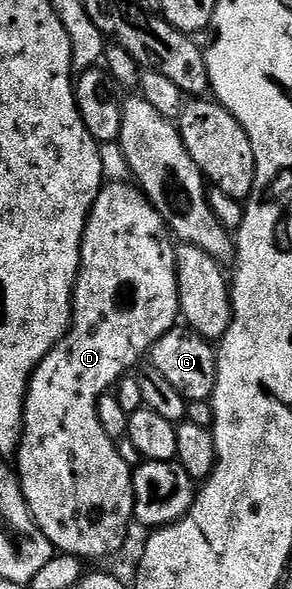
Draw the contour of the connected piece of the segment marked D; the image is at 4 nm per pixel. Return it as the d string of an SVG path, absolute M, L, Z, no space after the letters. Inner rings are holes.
M126 181L103 184L86 220L70 330L48 355L44 355L30 376L22 412L22 441L16 454L18 484L22 486L26 506L40 531L44 531L59 554L76 556L87 562L120 552L126 545L126 532L134 521L132 468L124 463L117 444L108 431L104 431L98 401L107 396L149 354L150 348L180 321L175 246L165 241L167 225L141 189L129 189L128 186Z

